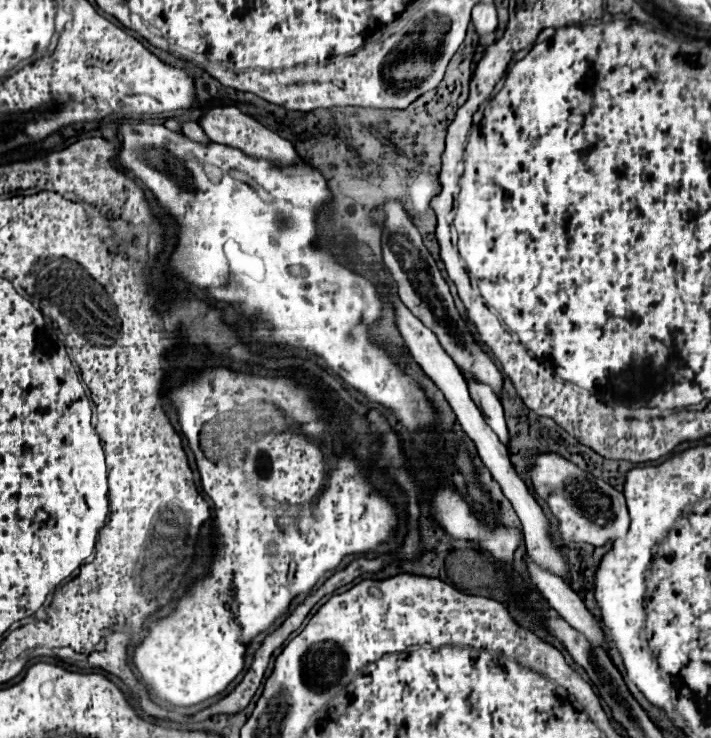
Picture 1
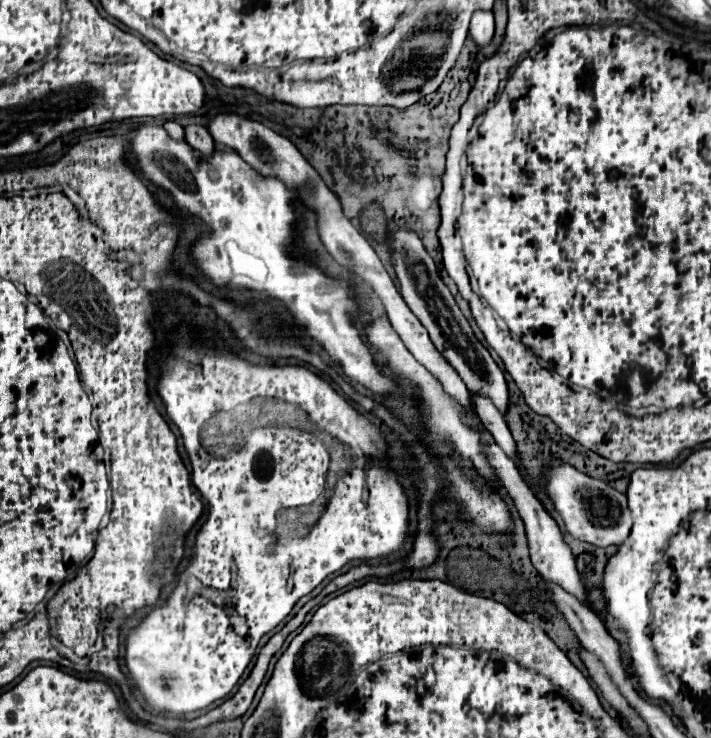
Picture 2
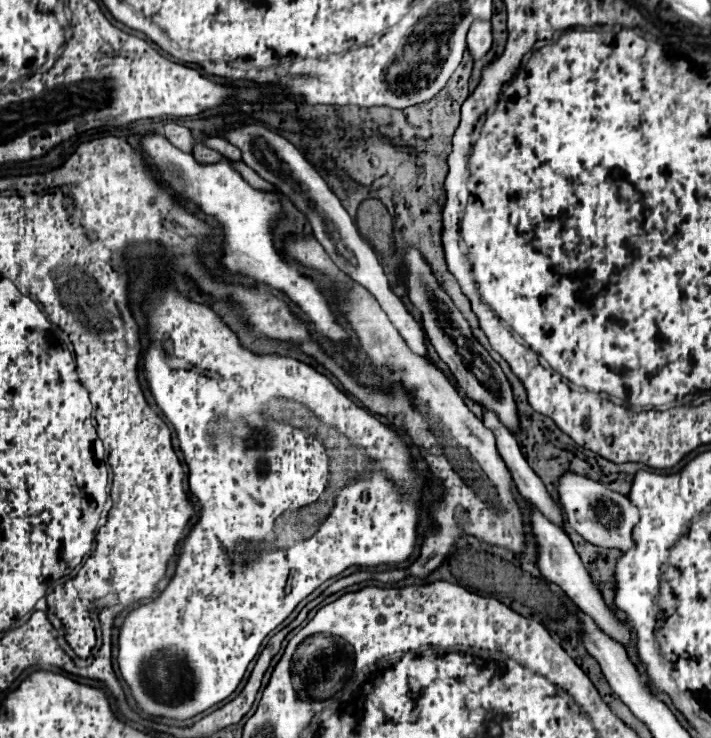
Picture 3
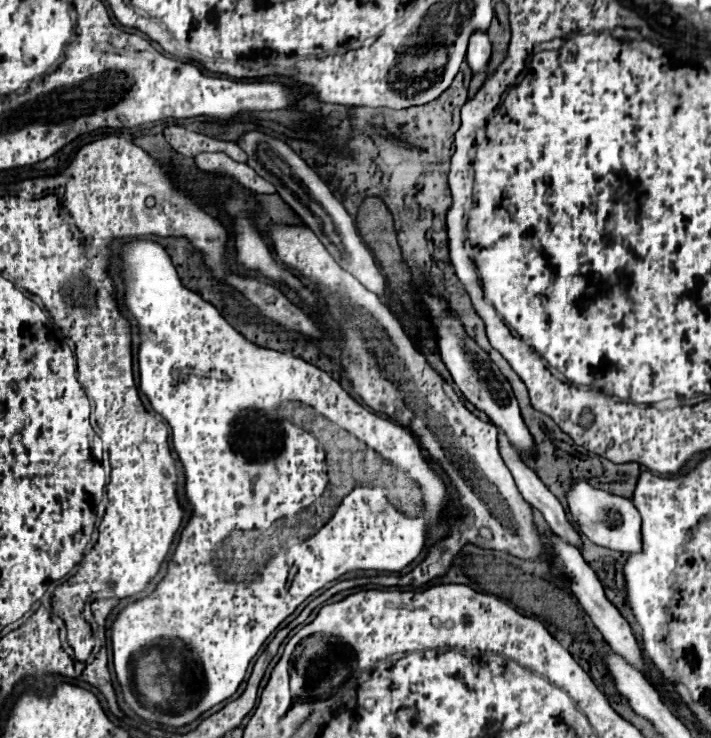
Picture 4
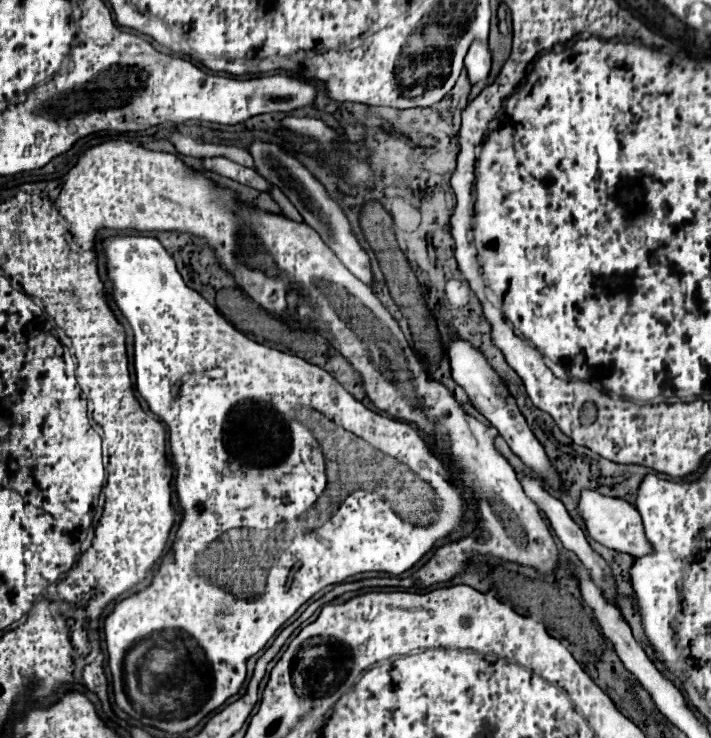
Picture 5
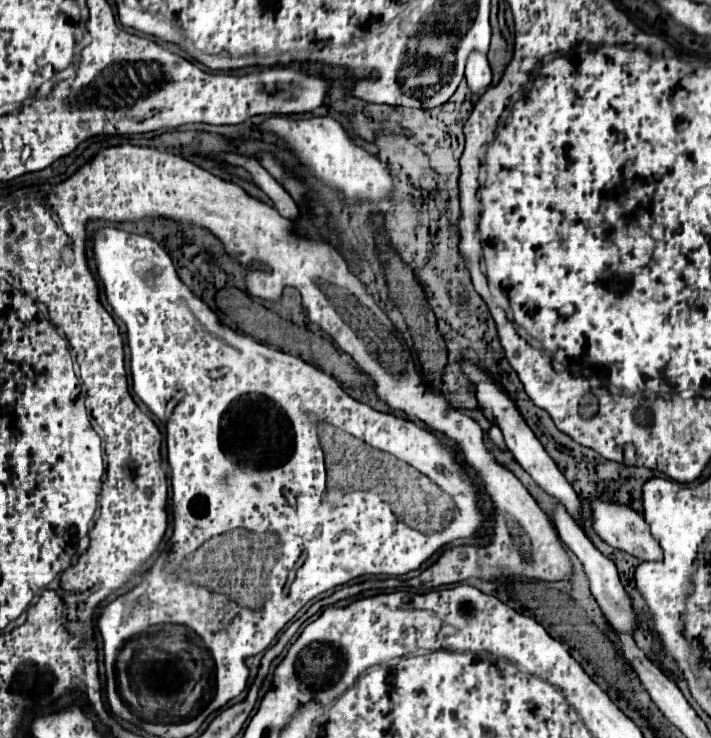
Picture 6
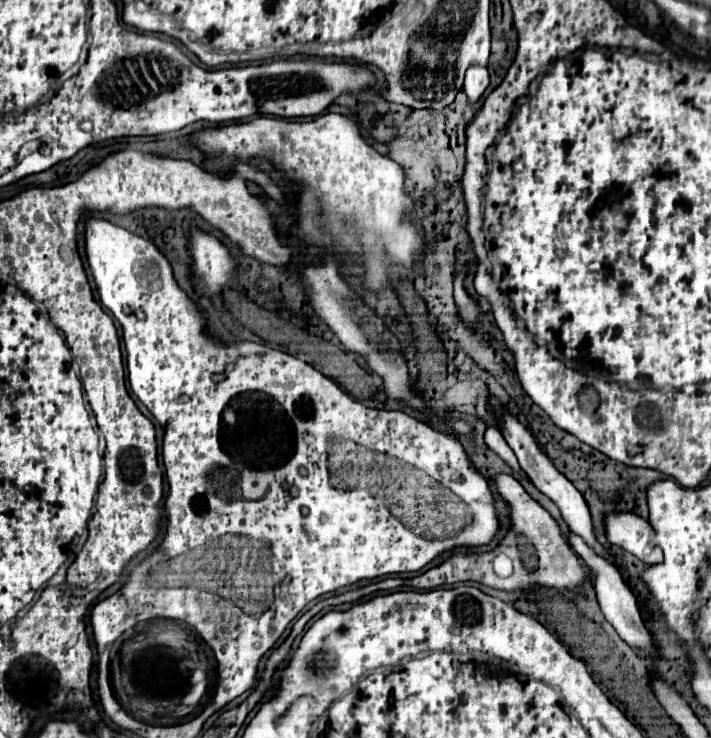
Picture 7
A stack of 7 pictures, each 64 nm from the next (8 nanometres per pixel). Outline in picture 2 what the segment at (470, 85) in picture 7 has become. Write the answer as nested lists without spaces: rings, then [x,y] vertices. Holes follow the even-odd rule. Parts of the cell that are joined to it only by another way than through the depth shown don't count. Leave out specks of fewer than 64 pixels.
[[[480,10],[474,12],[472,22],[470,22],[470,36],[474,38],[476,46],[482,48],[492,40],[494,34],[494,14],[492,10]]]

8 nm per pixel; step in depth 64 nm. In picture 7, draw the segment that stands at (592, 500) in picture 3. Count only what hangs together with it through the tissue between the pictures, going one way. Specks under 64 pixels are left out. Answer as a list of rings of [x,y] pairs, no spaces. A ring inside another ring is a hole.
[[[604,512],[604,536],[646,564],[662,562],[662,548],[652,540],[652,526],[632,512]]]

